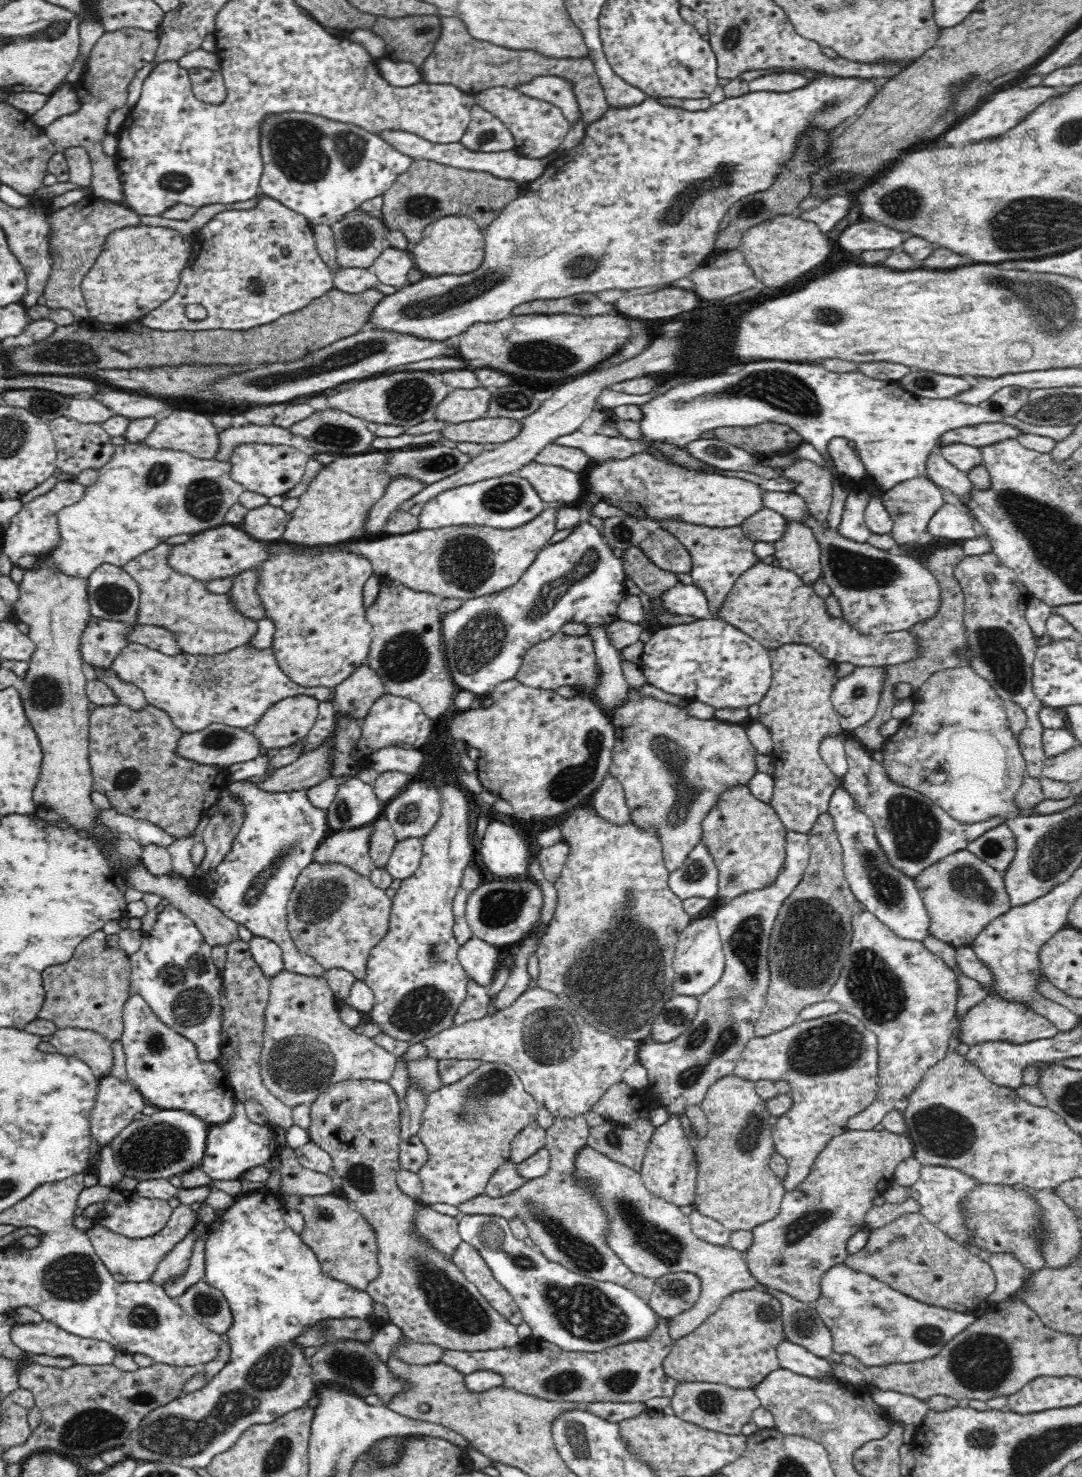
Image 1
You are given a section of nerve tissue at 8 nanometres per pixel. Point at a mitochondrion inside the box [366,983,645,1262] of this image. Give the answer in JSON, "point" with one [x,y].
{"point":[550,1036]}

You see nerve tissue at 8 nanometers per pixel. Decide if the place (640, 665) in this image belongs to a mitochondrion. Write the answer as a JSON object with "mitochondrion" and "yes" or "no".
{"mitochondrion":"no"}

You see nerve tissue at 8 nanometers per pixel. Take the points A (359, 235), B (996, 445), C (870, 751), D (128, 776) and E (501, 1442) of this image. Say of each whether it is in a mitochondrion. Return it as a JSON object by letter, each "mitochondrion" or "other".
{"A":"mitochondrion","B":"other","C":"other","D":"mitochondrion","E":"other"}

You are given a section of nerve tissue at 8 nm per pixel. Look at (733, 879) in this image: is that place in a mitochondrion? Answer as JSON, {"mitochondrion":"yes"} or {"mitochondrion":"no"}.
{"mitochondrion":"yes"}

